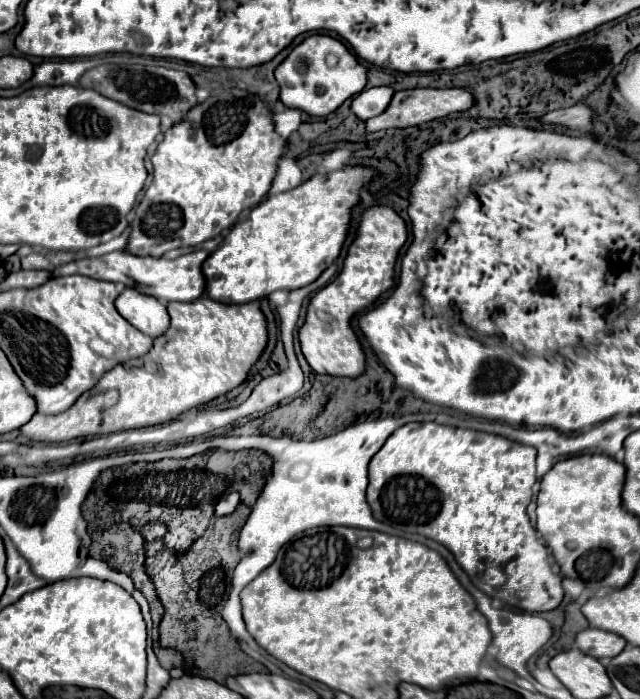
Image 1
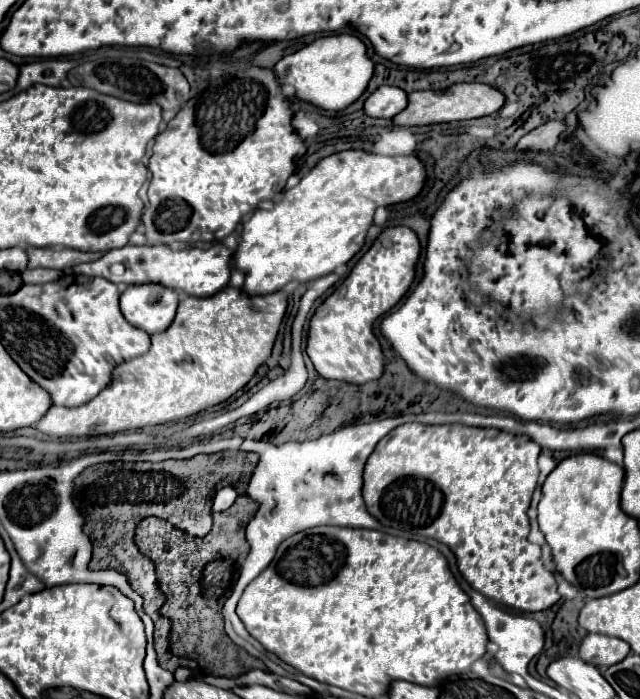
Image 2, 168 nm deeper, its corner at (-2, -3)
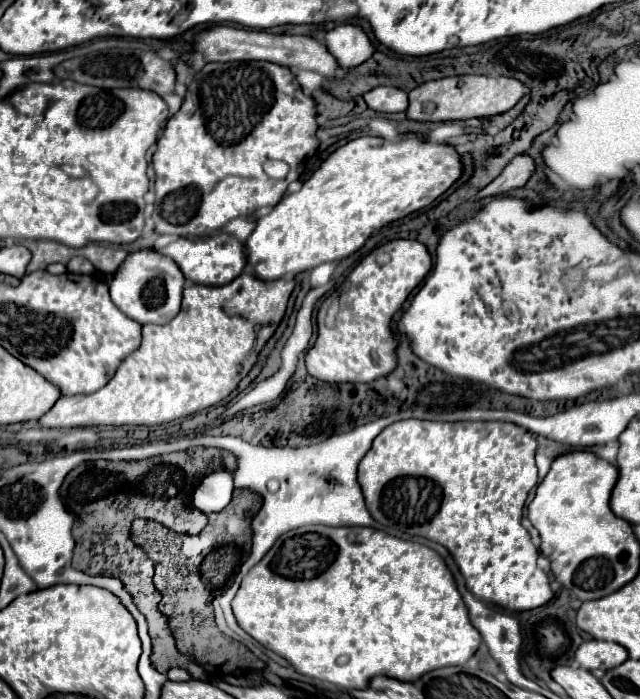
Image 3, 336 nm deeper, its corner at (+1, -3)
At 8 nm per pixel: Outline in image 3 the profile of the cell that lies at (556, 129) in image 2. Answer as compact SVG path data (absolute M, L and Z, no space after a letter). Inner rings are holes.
M520 153L504 167L504 171L490 185L486 185L478 193L478 197L502 195L502 193L508 193L516 187L522 187L532 177L534 169L536 169L536 161L528 153Z

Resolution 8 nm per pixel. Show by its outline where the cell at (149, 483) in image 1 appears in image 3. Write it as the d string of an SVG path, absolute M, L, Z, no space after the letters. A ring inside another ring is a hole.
M192 447L188 451L158 455L144 461L90 461L72 469L60 489L62 501L74 515L76 551L72 567L88 575L118 577L148 621L152 641L150 661L154 669L168 673L172 667L184 667L194 679L202 681L208 679L204 669L192 656L180 655L174 645L168 619L158 611L162 597L152 583L154 563L148 561L146 553L130 539L130 525L134 519L144 517L160 521L178 533L198 535L206 527L206 515L192 505L192 489L206 471L214 471L217 461L220 461L220 469L224 469L225 465L226 469L234 472L237 467L232 453L204 447Z

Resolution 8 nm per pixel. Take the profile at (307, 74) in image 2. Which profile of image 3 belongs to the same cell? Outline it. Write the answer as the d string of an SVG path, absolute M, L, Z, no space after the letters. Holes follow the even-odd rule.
M340 25L326 33L326 47L336 57L340 69L350 71L374 55L368 35L358 25Z

